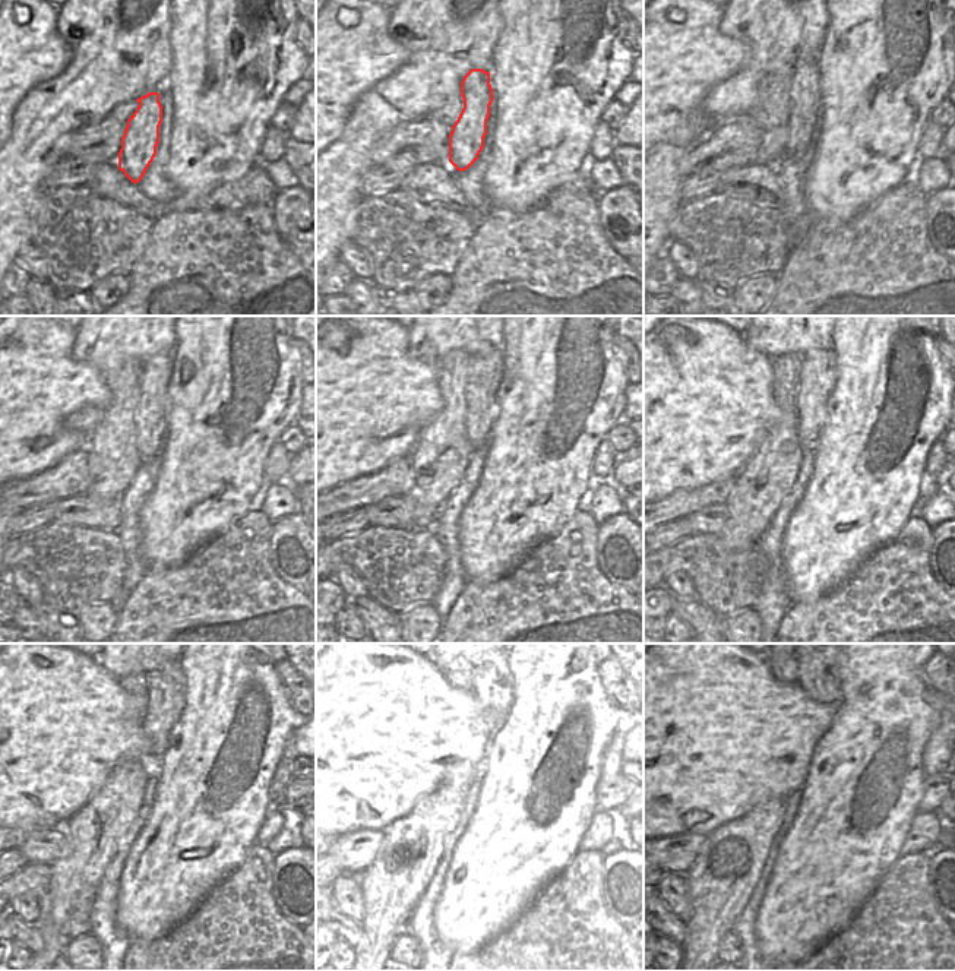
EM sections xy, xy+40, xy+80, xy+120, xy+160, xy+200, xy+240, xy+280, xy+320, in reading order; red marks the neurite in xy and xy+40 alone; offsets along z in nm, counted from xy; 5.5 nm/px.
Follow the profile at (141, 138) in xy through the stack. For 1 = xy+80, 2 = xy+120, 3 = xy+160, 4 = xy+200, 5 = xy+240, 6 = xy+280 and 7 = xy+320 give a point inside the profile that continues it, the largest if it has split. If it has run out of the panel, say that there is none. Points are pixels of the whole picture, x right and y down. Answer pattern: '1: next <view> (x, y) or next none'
1: next xy+80 (805, 108)
2: next xy+120 (152, 410)
3: next xy+160 (486, 372)
4: next xy+200 (816, 380)
5: next xy+240 (165, 695)
6: next xy+280 (492, 680)
7: next xy+320 (818, 673)

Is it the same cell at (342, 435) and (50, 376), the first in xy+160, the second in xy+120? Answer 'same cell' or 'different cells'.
same cell

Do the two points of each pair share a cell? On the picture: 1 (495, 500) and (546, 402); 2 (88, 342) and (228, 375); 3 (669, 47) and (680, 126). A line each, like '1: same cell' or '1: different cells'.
1: same cell
2: different cells
3: same cell

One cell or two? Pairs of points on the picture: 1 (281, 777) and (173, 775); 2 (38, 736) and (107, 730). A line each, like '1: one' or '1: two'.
1: two
2: one

